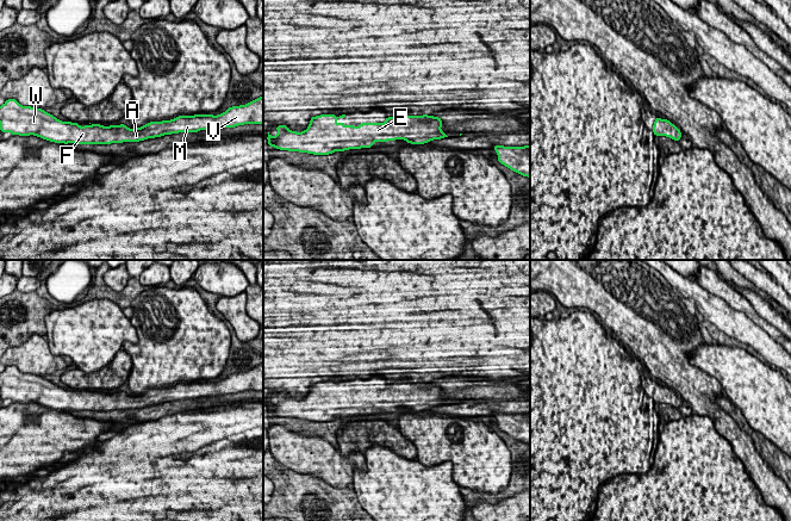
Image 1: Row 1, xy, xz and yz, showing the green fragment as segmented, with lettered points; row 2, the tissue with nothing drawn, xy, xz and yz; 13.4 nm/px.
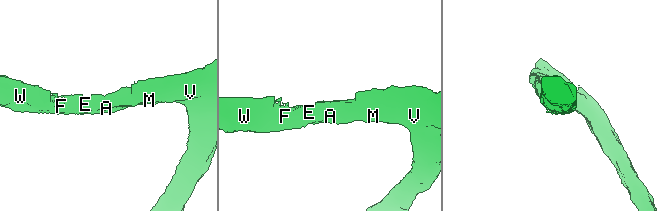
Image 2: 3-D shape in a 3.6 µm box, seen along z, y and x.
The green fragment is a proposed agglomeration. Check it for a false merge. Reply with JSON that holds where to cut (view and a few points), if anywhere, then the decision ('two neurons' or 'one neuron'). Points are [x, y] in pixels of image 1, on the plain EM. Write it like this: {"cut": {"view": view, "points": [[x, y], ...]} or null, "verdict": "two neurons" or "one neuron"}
{"cut": null, "verdict": "one neuron"}

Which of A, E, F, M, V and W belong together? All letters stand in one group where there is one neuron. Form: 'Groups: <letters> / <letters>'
Groups: A E F M V W

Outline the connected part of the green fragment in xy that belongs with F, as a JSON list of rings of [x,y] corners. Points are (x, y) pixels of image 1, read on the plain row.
[[[260,364],[245,372],[229,374],[225,379],[213,382],[194,382],[194,383],[179,383],[175,386],[162,389],[149,389],[144,393],[129,396],[125,391],[104,393],[100,391],[91,391],[80,393],[80,390],[62,389],[52,382],[42,376],[23,373],[17,366],[7,366],[0,373],[0,397],[2,399],[10,398],[13,403],[30,403],[35,402],[43,407],[55,410],[76,410],[76,411],[111,411],[123,409],[139,409],[148,405],[161,404],[164,402],[179,399],[198,399],[199,397],[217,398],[223,395],[235,395],[244,391],[263,391],[263,364]]]

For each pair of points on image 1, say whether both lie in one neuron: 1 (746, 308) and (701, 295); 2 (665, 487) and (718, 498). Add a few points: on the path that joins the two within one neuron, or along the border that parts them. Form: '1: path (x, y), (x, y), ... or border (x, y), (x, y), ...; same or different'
1: border (702, 286), (748, 318); different
2: path (678, 498), (705, 498); same

